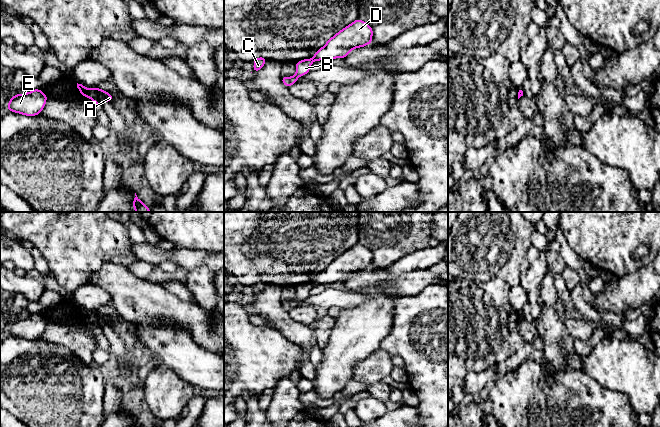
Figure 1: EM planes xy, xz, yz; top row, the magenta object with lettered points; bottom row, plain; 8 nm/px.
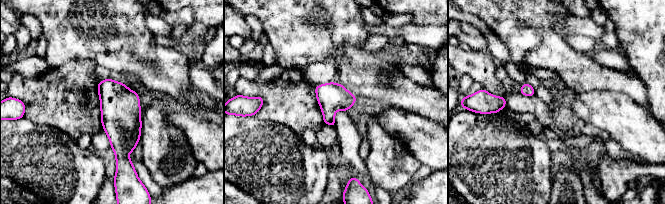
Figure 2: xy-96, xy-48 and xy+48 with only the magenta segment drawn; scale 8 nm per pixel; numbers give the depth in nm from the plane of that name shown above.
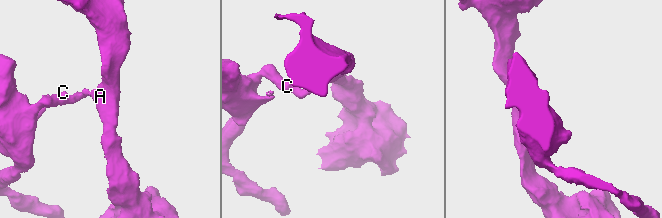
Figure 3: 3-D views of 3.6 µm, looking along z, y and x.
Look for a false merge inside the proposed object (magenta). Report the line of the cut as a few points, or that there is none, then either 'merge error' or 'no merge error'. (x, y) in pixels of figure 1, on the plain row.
xy (89, 314), (87, 320) | merge error

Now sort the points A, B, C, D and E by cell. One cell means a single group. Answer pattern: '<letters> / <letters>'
A D / B C E

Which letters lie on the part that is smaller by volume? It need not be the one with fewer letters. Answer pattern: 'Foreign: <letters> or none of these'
Foreign: B, C, E

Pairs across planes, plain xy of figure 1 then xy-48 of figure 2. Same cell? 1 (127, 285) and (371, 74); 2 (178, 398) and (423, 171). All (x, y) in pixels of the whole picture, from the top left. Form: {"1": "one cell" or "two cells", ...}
{"1": "one cell", "2": "two cells"}

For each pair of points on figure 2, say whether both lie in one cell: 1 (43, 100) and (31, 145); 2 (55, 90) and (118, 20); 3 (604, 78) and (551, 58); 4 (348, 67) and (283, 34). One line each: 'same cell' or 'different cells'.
1: different cells
2: different cells
3: same cell
4: different cells

